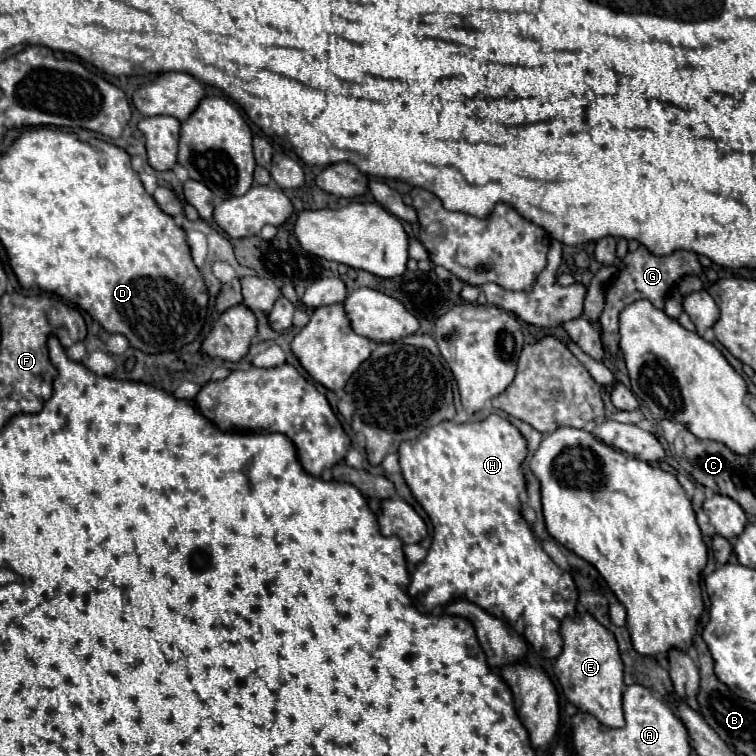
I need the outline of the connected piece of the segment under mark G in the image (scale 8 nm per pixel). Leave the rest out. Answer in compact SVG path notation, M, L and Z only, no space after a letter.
M640 246L638 250L626 254L624 264L626 264L626 268L618 274L616 282L606 292L604 312L600 314L602 340L604 340L606 348L612 352L612 356L618 354L618 340L620 340L620 334L618 334L618 316L620 316L620 310L624 310L624 306L628 306L628 304L632 304L636 300L646 298L656 308L664 308L666 294L674 288L674 284L678 282L678 278L682 278L682 274L696 274L696 276L702 274L702 266L700 266L696 254L686 252L686 250L678 250L678 252L672 252L668 256L654 256L648 248Z

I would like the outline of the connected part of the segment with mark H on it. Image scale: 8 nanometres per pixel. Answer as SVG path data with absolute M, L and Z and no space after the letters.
M490 414L480 422L440 422L420 432L414 440L402 442L398 448L402 476L434 526L428 556L412 574L412 598L426 608L444 606L462 598L470 600L488 610L492 616L506 620L518 634L540 650L560 644L560 622L566 616L576 614L578 590L572 576L552 562L522 518L522 502L518 494L526 490L524 474L520 470L524 458L524 436L498 414Z

